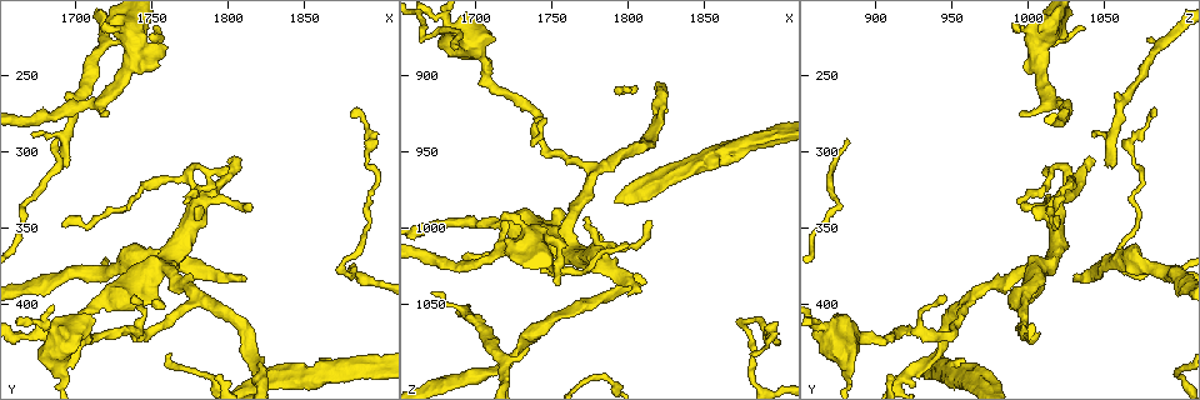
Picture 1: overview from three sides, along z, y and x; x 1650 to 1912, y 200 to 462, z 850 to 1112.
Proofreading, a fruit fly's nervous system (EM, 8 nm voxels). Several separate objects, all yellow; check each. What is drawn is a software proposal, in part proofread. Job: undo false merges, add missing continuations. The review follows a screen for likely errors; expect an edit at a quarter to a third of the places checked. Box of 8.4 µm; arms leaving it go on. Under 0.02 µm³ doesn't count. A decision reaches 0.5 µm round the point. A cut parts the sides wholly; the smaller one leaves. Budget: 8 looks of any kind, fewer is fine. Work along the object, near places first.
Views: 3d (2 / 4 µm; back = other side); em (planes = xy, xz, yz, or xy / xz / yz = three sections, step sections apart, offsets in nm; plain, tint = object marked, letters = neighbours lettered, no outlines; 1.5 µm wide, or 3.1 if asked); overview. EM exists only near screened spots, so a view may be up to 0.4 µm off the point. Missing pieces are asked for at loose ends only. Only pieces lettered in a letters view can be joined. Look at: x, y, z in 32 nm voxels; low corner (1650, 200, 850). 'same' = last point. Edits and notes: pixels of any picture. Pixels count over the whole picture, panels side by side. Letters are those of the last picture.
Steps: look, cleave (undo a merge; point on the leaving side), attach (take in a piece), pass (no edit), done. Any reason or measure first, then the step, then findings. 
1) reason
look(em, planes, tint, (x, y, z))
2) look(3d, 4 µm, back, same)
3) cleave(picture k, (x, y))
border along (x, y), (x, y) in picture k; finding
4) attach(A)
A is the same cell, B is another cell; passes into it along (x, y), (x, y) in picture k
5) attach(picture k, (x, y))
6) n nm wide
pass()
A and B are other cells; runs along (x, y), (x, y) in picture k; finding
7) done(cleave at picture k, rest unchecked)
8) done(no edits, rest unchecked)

tapers out
look(em, planes, plain, (1718, 276, 996))

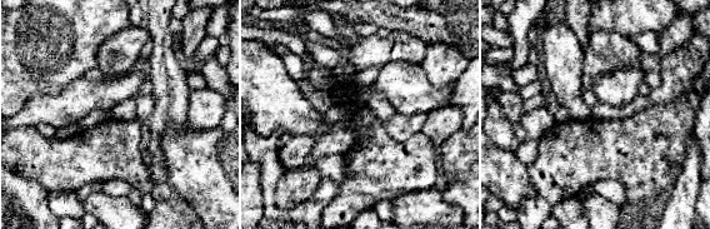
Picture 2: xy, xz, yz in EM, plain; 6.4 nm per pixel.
look(em, planes, letters, same)

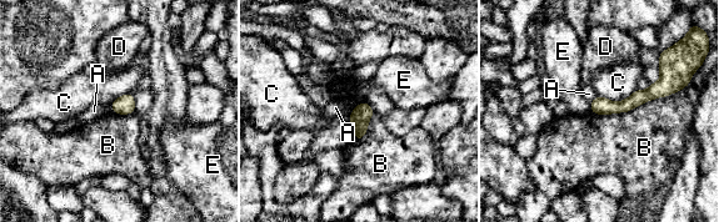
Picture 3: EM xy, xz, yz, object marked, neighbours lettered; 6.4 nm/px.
pass()
A, B, C, D and E are other cells; runs along (669, 85), (624, 106), (593, 107) in picture 3; no lettered piece goes on from it

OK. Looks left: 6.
branch stops here
look(em, xy, step 8, letters, (1690, 310, 1056))

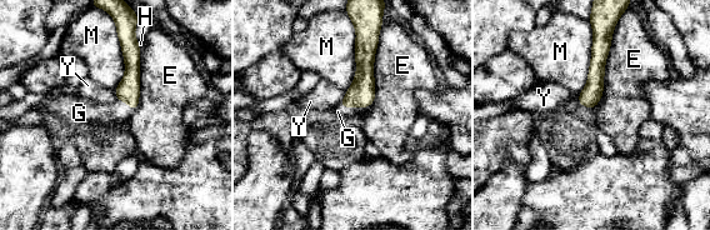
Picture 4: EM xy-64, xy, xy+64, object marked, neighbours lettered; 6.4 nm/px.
attach(G)
G is the same cell, E, H, M and Y are other cells; passes into it along (361, 93), (354, 105), (338, 111) in picture 4; the neuron continues

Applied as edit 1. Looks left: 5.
branch stops here
look(3d, 4 µm, back, (1800, 306, 1046))

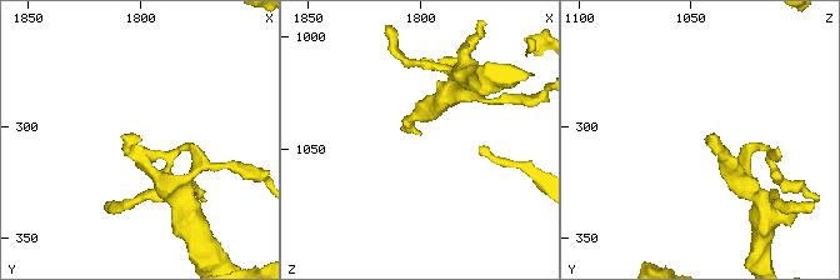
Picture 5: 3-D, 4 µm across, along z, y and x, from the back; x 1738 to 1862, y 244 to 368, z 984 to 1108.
shape alone is not enough
look(em, planes, plain, (1799, 306, 1045))

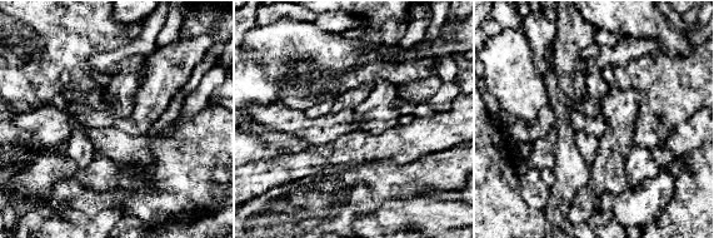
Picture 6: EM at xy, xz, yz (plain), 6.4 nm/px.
see the neighbours
look(em, planes, letters, same)

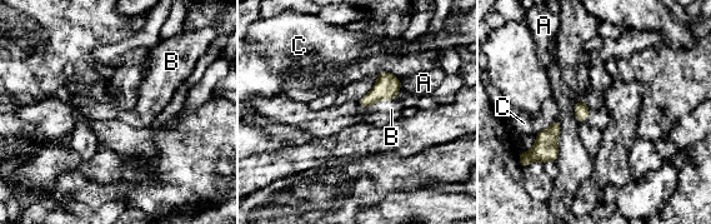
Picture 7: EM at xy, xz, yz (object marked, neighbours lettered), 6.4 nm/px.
attach(B)
B is the same cell, A and C are other cells; the neuron continues

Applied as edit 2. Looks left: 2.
done(attach at picture 4, attach at picture 7, rest unchecked)

